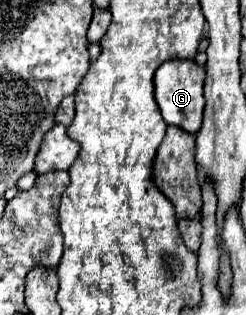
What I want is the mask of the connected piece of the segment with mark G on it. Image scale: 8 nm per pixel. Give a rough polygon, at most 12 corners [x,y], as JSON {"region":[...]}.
{"region":[[191,59],[155,71],[167,125],[201,129],[205,69]]}

